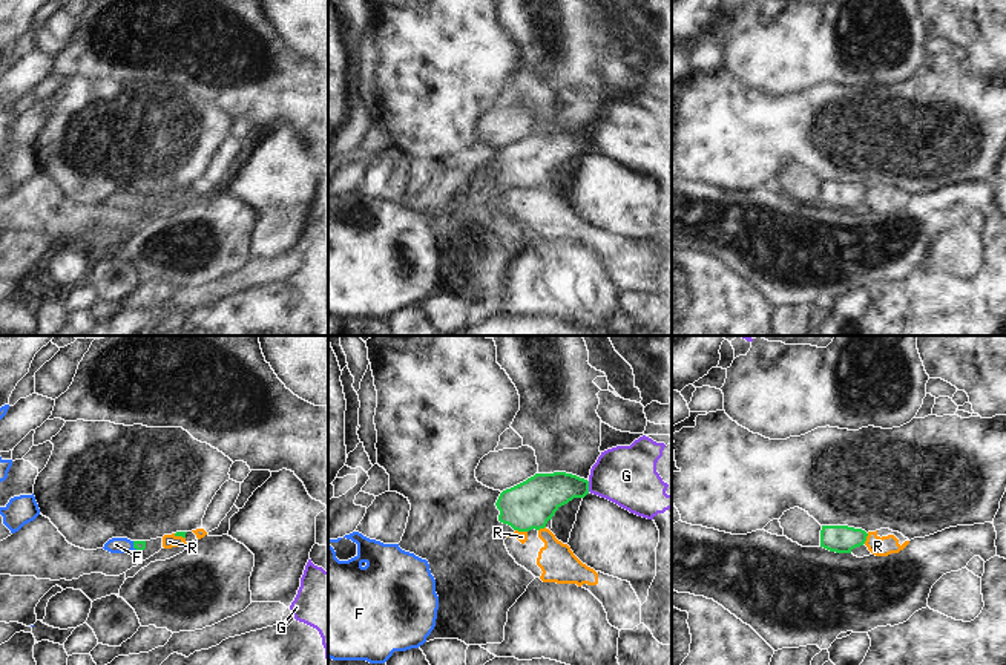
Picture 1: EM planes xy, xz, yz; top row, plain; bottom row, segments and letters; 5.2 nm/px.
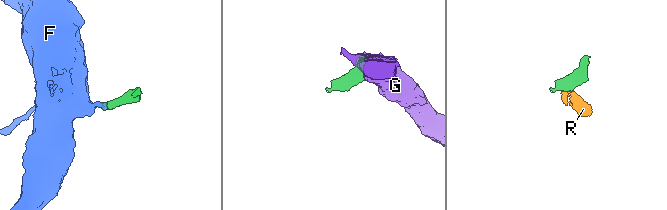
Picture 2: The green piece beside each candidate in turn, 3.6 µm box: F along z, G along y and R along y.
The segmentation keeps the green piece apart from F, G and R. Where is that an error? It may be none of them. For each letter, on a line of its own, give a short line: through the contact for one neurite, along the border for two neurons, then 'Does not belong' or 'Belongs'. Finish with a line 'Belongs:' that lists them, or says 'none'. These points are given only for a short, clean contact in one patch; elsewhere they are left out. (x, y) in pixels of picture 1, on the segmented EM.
F: Line: xy (140, 546), (134, 546), (115, 544). Belongs
G: Line: xz (588, 481), (589, 491). Does not belong
R: Line: xz (516, 529), (526, 532). Does not belong
Belongs: F.

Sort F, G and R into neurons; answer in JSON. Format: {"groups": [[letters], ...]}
{"groups": [["F"], ["G"], ["R"]]}

